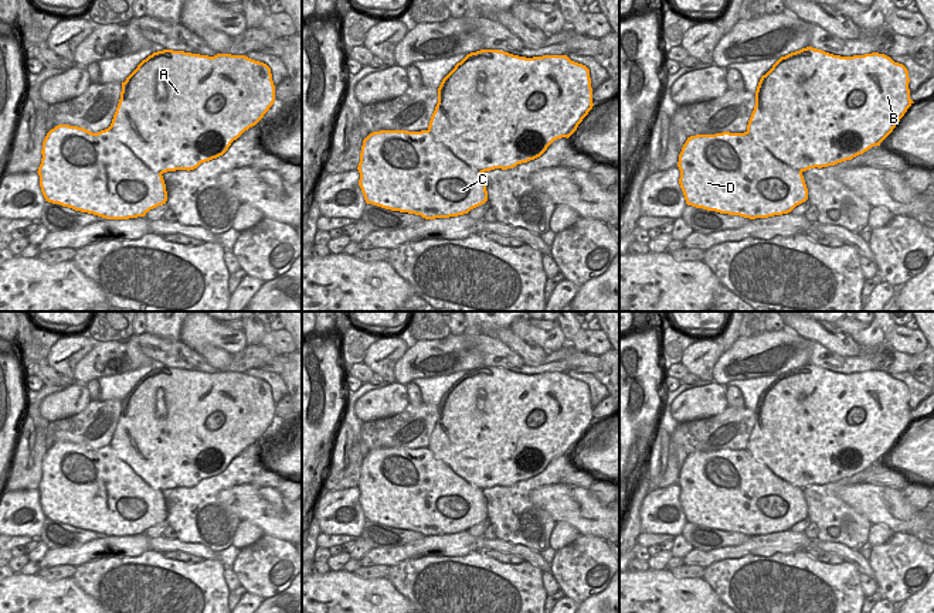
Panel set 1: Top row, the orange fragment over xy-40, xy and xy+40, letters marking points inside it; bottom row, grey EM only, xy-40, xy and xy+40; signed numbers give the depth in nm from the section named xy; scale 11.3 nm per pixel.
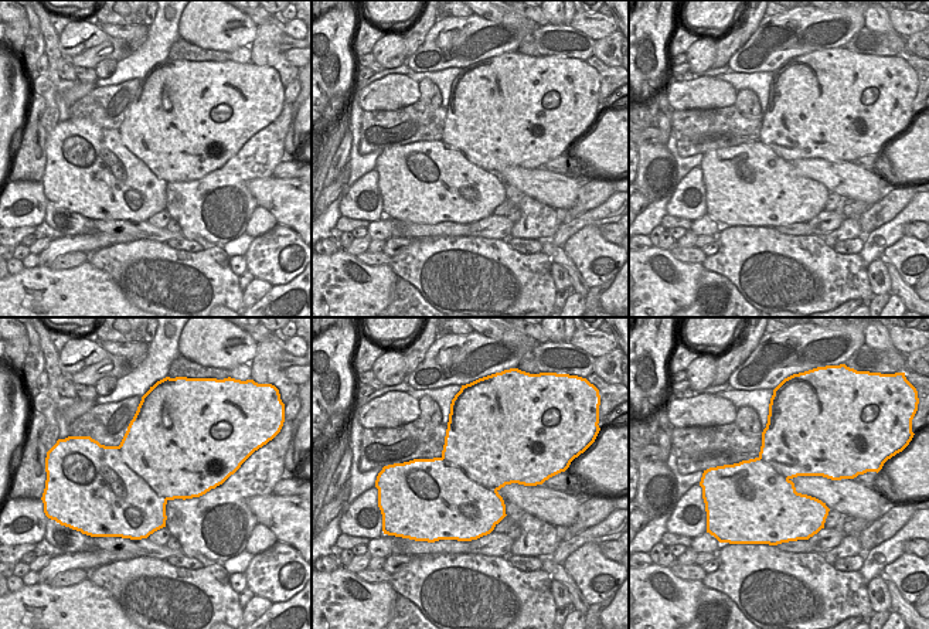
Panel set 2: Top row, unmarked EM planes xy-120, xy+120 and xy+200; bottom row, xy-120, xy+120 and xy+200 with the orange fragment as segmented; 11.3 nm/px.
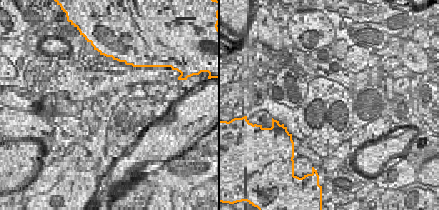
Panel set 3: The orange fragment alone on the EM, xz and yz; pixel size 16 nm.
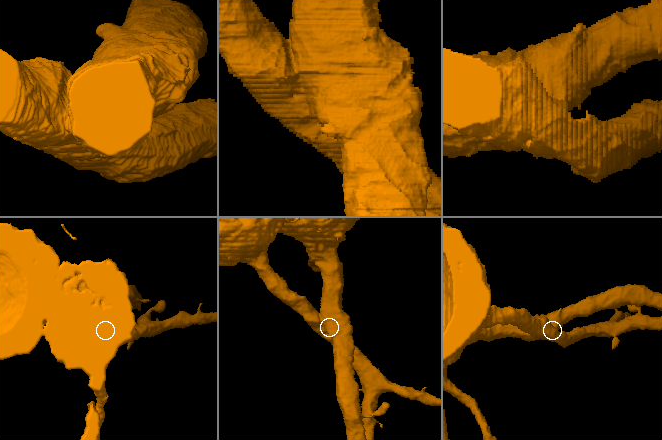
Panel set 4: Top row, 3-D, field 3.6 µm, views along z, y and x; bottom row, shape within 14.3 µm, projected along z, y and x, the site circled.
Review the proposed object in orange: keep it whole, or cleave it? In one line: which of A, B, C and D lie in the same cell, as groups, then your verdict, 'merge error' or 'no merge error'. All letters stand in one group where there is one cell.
groups A B / C D; merge error

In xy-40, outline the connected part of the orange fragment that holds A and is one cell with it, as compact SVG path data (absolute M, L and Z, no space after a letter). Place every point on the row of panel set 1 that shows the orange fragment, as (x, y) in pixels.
M163 50L122 82L111 129L154 173L194 170L223 156L275 102L271 68L245 55L214 57Z

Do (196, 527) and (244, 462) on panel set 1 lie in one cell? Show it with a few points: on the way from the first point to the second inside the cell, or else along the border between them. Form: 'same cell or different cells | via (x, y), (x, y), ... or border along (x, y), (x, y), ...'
same cell | via (193, 510), (227, 479)

